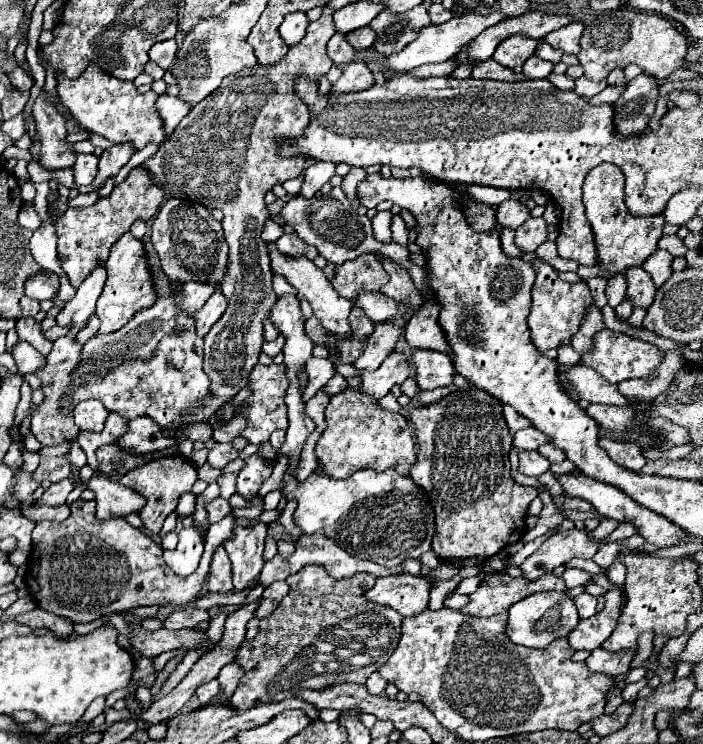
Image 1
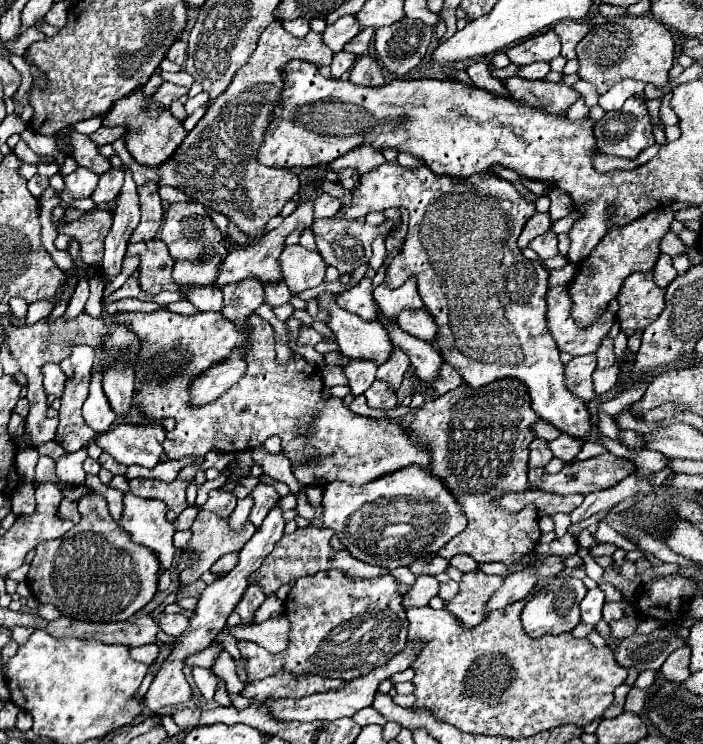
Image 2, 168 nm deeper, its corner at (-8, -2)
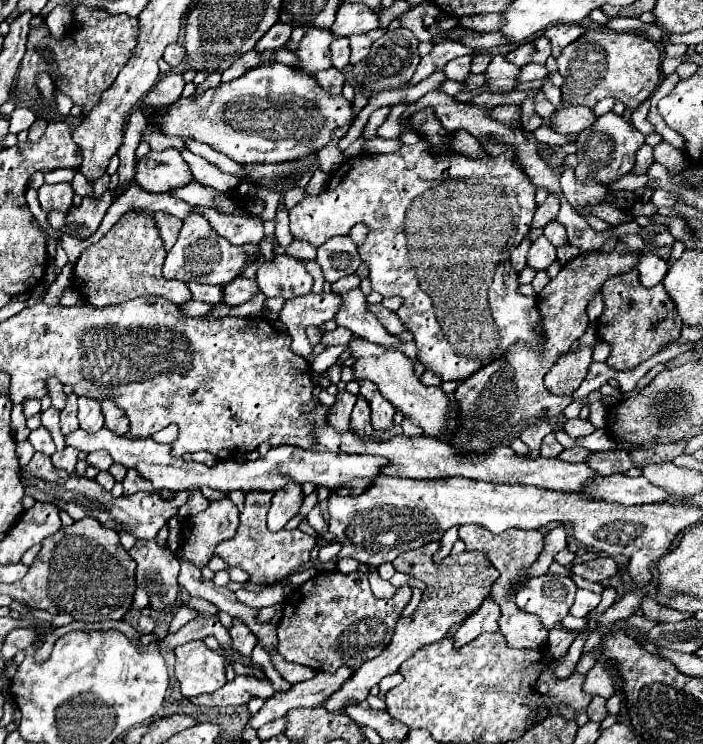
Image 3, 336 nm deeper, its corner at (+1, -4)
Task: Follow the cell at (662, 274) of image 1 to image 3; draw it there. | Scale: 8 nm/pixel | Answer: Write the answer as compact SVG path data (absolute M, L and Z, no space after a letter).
M641 255L637 271L639 271L639 281L645 287L655 287L657 283L663 281L665 273L667 273L669 265L665 259L657 257L657 255Z

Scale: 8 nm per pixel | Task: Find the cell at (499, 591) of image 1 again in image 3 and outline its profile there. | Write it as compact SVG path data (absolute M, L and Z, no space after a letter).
M427 543L419 549L401 553L393 561L397 571L409 573L427 585L427 597L419 603L419 607L415 609L413 615L399 619L393 641L385 647L385 651L379 657L375 657L373 661L367 661L359 669L355 669L355 675L351 675L351 679L347 679L347 683L343 683L343 687L339 691L335 691L335 695L329 695L321 703L321 707L325 707L327 711L343 711L351 703L365 701L369 695L369 689L373 685L377 685L383 677L397 673L401 663L407 661L415 651L419 651L419 647L445 639L447 631L455 623L461 623L465 617L469 617L489 597L489 589L499 573L491 567L487 555L483 555L481 551L477 551L477 553L465 551L461 555L449 555L447 559L443 559L443 563L433 563L431 557L437 549L439 549L439 543Z

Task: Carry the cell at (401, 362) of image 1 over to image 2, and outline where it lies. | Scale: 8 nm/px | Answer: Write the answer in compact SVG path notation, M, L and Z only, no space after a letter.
M374 381L370 385L370 389L364 393L368 399L368 407L372 409L394 409L396 407L396 393L392 393L392 389L388 389L388 385L384 385L384 381Z

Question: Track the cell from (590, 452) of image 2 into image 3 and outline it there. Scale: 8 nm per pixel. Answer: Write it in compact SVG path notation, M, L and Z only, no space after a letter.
M615 449L615 451L593 451L587 457L587 465L591 465L599 475L611 475L611 473L625 473L627 469L635 467L635 461L631 459L631 455L623 449Z

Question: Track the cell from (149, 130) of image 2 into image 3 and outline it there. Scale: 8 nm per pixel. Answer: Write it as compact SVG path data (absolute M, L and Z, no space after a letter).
M149 151L135 163L135 183L149 193L165 193L171 187L187 185L193 179L181 151Z

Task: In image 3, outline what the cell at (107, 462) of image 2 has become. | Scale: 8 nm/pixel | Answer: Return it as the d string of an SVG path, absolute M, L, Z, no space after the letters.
M93 451L87 455L87 463L99 471L109 471L109 467L113 465L113 459L105 451Z

